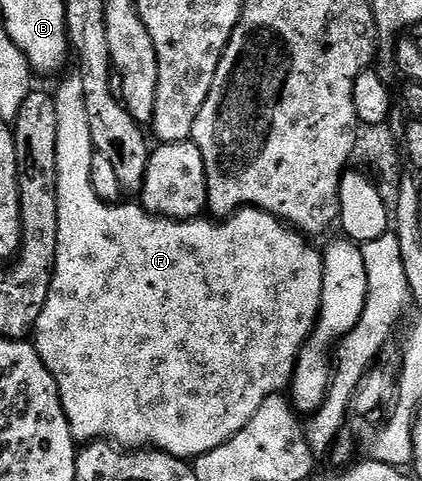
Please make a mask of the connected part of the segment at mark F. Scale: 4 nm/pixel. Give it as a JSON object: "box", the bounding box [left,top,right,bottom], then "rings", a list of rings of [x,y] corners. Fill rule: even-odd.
{"box":[34,72,323,460],"rings":[[[72,72],[69,78],[64,78],[60,82],[60,87],[54,90],[56,100],[56,111],[58,112],[58,144],[56,145],[56,199],[58,200],[58,248],[56,249],[56,268],[52,272],[52,287],[48,293],[46,304],[42,308],[42,316],[38,316],[36,328],[34,331],[34,345],[40,353],[40,358],[46,364],[46,368],[54,376],[58,384],[60,393],[60,403],[64,409],[66,420],[70,424],[70,432],[77,443],[87,444],[89,442],[99,442],[107,440],[121,448],[151,448],[160,451],[161,454],[172,454],[175,458],[185,460],[196,460],[200,455],[218,448],[224,442],[230,441],[236,433],[242,432],[251,417],[261,407],[262,402],[272,394],[281,393],[285,389],[286,383],[291,379],[292,372],[295,368],[296,357],[299,356],[300,349],[303,348],[304,342],[311,336],[312,329],[315,328],[316,319],[319,316],[319,308],[322,304],[323,288],[323,253],[311,246],[309,239],[301,234],[299,230],[293,230],[291,226],[275,218],[273,214],[268,214],[265,210],[254,210],[245,208],[237,210],[236,213],[223,220],[209,220],[201,216],[193,218],[191,222],[175,222],[173,218],[157,218],[154,214],[149,214],[143,206],[133,204],[133,206],[124,206],[125,204],[113,204],[104,202],[94,192],[92,183],[92,137],[90,136],[90,120],[86,113],[86,96],[82,92],[82,76],[78,72]]]}

